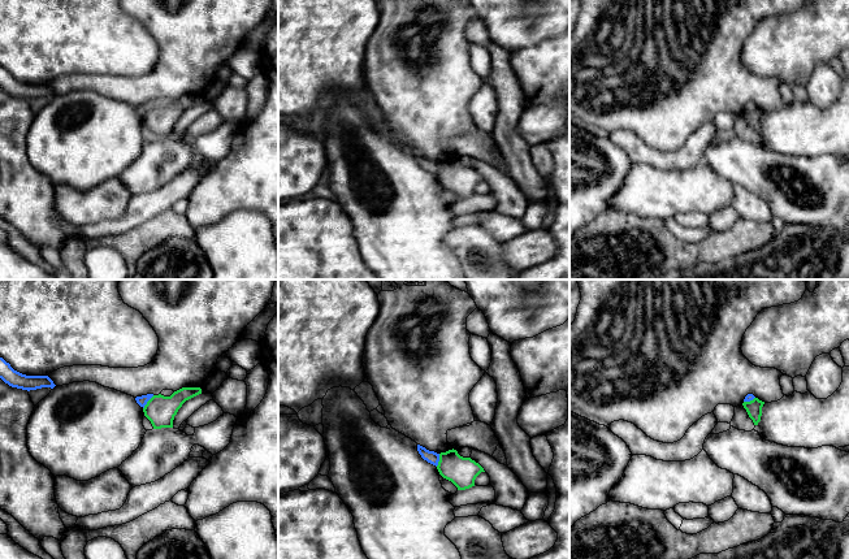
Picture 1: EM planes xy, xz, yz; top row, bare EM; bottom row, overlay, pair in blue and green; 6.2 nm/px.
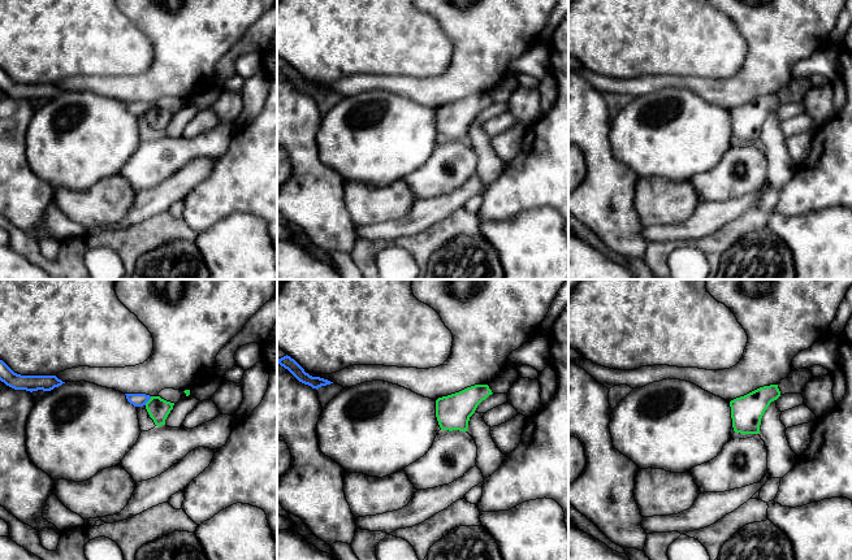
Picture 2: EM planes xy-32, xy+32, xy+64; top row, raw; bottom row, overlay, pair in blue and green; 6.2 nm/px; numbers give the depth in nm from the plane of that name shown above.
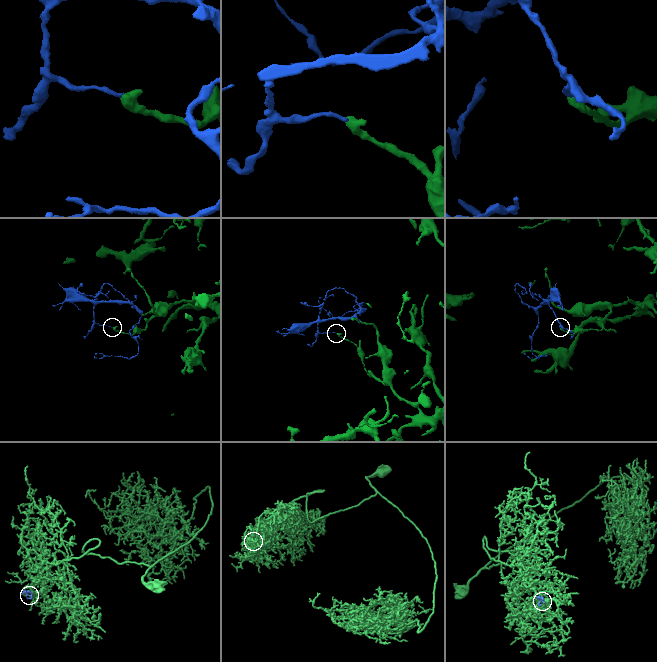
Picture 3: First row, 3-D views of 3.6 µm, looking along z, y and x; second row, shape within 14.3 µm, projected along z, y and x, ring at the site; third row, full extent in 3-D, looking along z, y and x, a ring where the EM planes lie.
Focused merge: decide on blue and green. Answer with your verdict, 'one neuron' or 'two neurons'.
two neurons

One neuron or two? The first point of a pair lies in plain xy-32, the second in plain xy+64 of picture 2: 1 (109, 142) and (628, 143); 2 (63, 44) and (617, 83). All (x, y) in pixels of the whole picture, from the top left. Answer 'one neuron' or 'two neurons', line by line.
1: one neuron
2: two neurons

